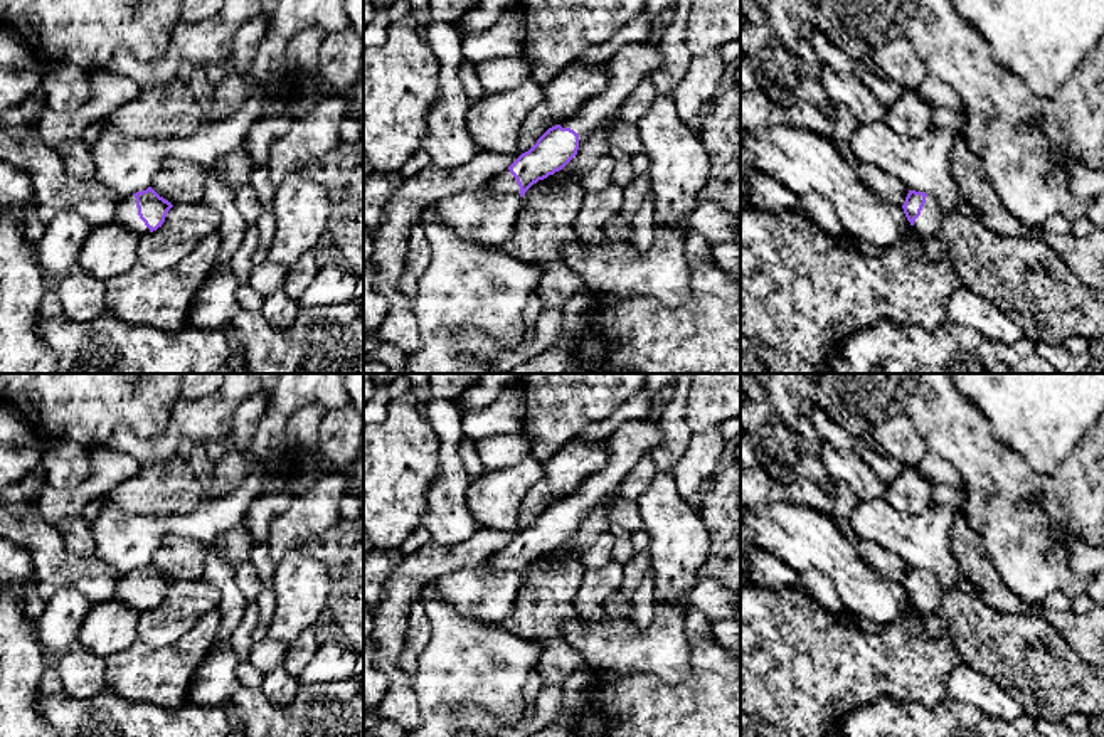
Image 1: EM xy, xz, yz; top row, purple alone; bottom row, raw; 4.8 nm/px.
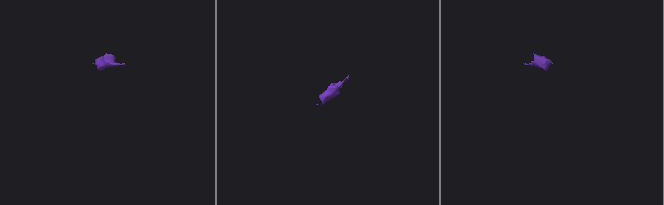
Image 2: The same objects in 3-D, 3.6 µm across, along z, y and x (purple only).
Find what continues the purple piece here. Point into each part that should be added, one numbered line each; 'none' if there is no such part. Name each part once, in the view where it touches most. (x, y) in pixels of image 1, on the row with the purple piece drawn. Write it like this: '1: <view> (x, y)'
1: xy (127, 216)
2: xz (633, 63)

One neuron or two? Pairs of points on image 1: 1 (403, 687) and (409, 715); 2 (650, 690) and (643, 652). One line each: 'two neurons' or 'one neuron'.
1: one neuron
2: two neurons

